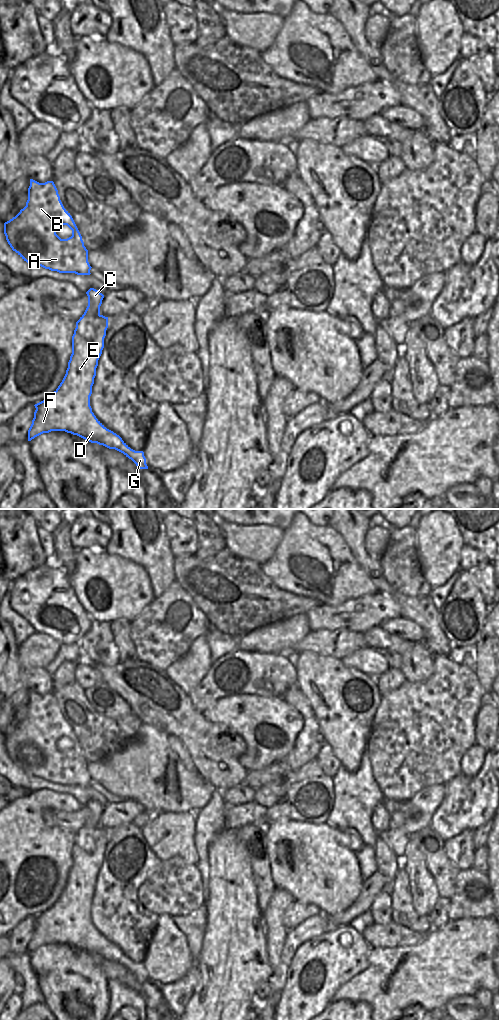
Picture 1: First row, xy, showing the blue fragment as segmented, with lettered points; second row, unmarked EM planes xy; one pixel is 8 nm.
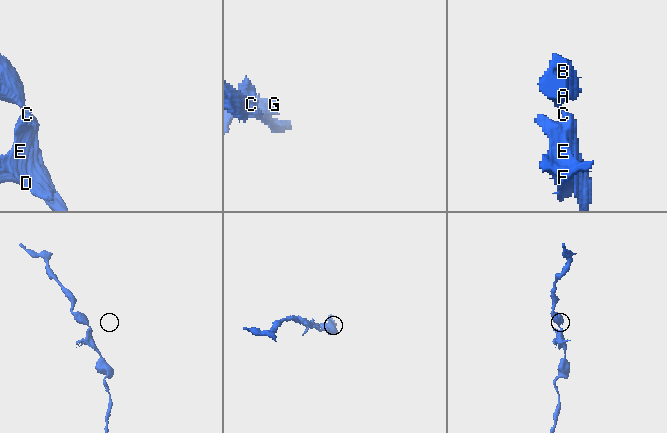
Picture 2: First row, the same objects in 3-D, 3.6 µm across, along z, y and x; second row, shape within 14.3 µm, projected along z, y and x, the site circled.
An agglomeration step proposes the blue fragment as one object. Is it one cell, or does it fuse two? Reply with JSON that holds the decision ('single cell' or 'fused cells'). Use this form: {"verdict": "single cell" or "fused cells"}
{"verdict": "fused cells"}

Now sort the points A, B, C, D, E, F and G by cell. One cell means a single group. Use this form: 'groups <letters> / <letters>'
groups A B C / D E F G

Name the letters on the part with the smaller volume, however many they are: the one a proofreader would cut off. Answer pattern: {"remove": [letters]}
{"remove": ["D", "E", "F", "G"]}

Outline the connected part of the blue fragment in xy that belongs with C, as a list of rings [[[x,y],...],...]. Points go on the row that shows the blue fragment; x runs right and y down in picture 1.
[[[94,288],[86,292],[88,296],[88,306],[78,322],[78,332],[89,341],[96,338],[96,328],[94,326],[96,318],[100,315],[100,306],[104,295]]]

